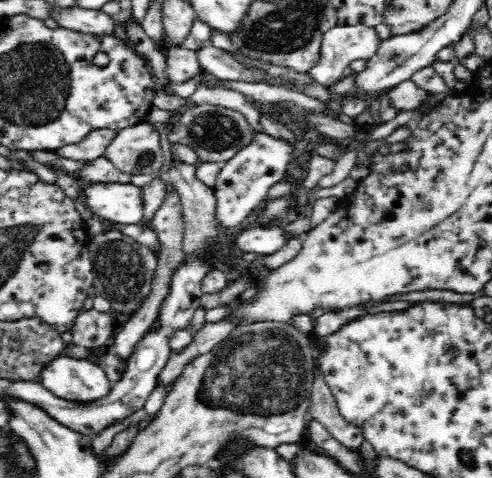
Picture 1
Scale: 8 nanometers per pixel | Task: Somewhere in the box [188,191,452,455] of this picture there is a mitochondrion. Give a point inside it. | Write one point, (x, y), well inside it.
(260, 372)

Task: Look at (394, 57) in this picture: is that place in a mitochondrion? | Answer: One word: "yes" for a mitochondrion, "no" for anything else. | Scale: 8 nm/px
yes

